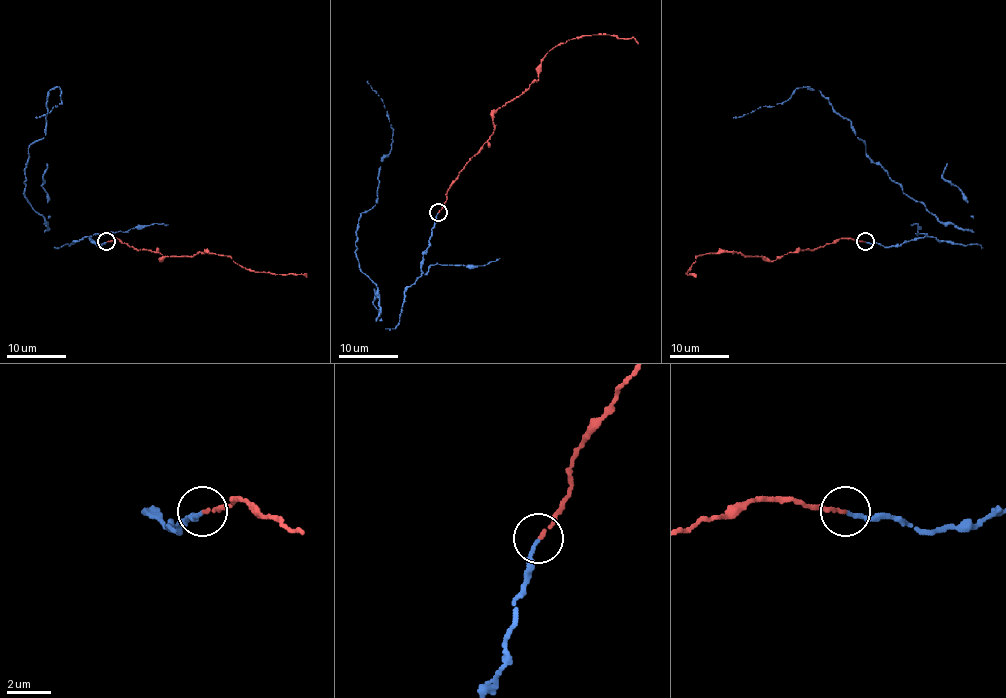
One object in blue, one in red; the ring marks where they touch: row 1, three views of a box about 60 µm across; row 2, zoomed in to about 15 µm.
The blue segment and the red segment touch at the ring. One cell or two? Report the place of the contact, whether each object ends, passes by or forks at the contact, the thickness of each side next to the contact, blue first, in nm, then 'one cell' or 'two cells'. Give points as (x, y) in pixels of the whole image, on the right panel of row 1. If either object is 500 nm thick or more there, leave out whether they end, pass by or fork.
(865, 241) | blue ends | red ends | 180/160 nm | one cell

